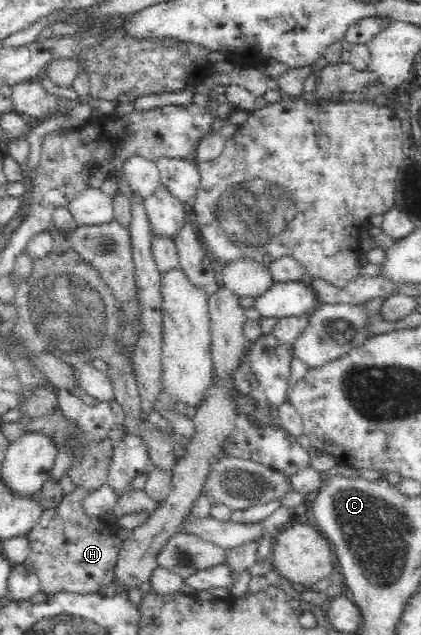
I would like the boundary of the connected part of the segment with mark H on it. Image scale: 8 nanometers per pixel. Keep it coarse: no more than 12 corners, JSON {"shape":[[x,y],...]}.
{"shape":[[75,487],[26,534],[23,565],[47,594],[114,581],[116,526]]}

